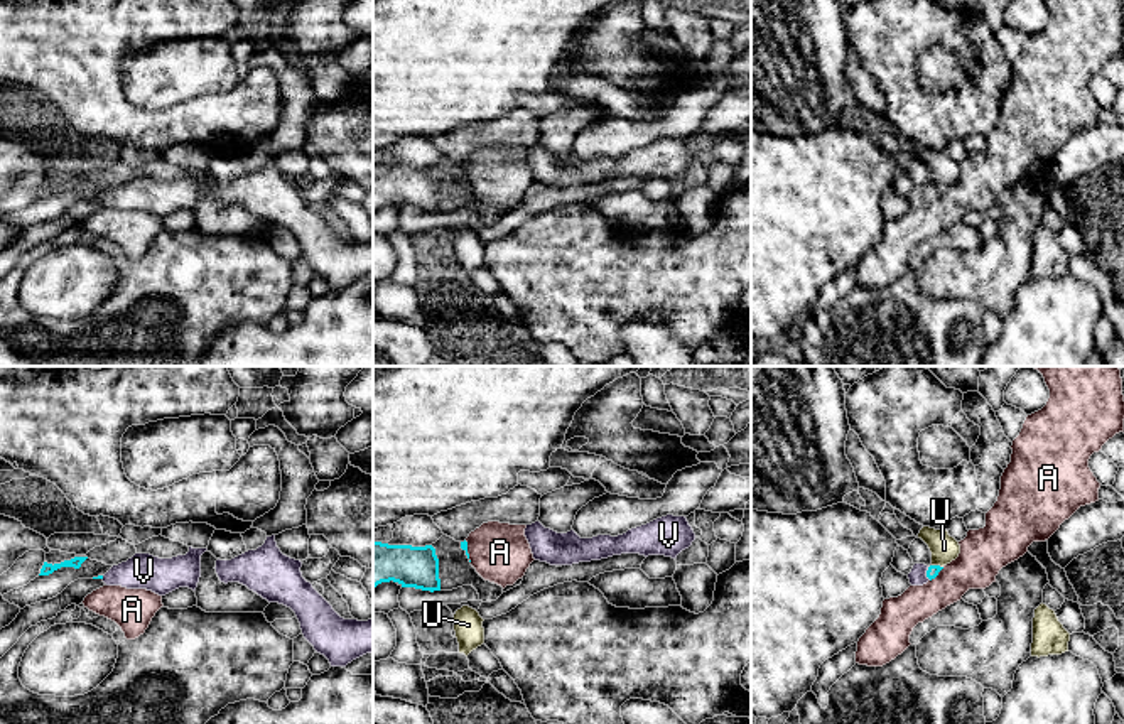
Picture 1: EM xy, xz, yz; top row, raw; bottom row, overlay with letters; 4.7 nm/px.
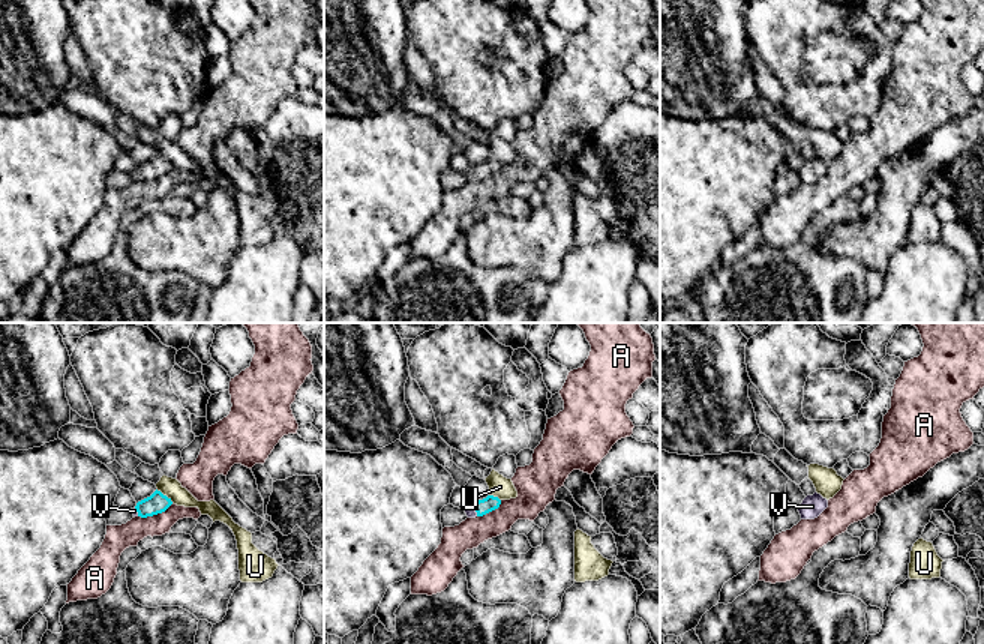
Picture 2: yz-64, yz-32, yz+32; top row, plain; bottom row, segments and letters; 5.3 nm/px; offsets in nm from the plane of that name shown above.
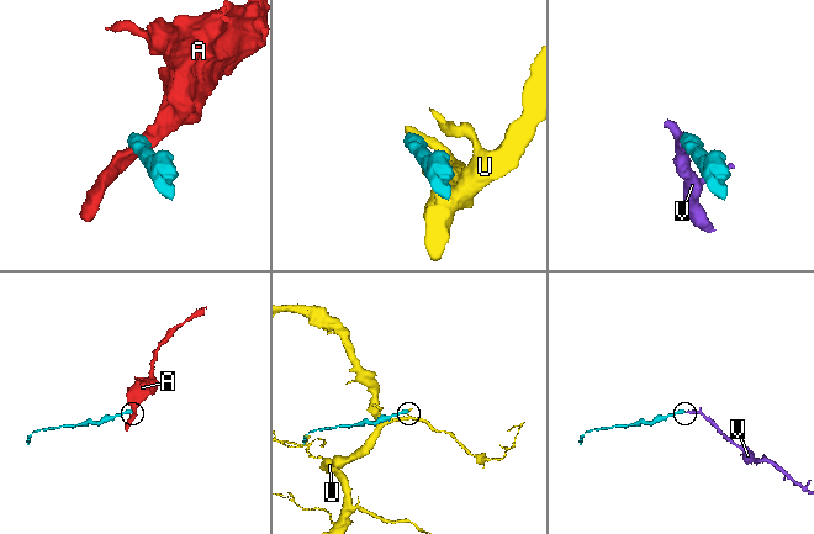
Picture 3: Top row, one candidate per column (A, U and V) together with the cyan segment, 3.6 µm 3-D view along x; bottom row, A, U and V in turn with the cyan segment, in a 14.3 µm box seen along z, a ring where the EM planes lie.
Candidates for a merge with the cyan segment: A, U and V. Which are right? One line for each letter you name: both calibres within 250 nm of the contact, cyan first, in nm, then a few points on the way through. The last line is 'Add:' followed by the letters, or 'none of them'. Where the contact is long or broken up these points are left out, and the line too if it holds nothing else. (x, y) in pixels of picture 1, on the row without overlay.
V: 60/80 nm | across yz (932, 194), (927, 196), (918, 194)
Add: V

